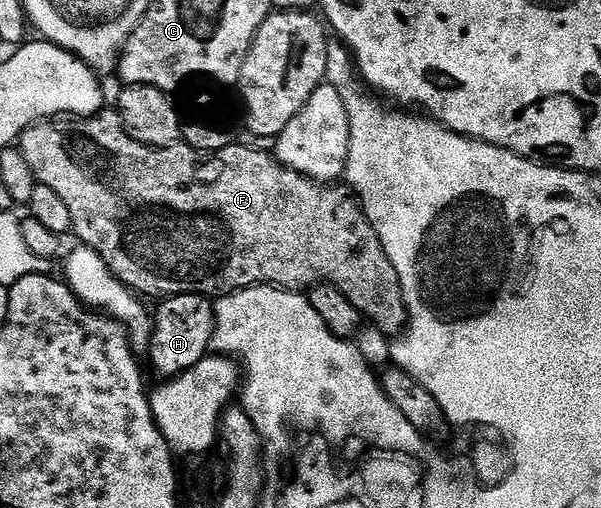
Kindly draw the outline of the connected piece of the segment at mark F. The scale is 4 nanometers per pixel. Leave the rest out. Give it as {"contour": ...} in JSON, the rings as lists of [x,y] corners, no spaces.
{"contour":[[[103,109],[97,115],[85,117],[60,117],[57,119],[44,119],[34,123],[22,135],[20,150],[24,161],[32,169],[34,178],[39,184],[52,193],[60,196],[60,201],[68,205],[68,213],[72,213],[72,231],[78,234],[77,242],[84,247],[91,247],[95,253],[108,265],[108,269],[116,278],[139,296],[158,295],[169,297],[171,295],[205,295],[207,297],[221,297],[233,295],[235,291],[243,291],[245,287],[269,285],[280,287],[288,291],[305,292],[307,289],[319,284],[330,284],[340,291],[357,309],[361,318],[369,326],[376,328],[387,337],[397,337],[406,330],[406,302],[402,296],[400,277],[388,261],[388,253],[384,253],[384,245],[380,237],[362,212],[361,206],[345,190],[337,191],[334,185],[323,185],[315,179],[304,177],[292,169],[284,166],[280,160],[275,159],[269,150],[257,151],[254,147],[237,147],[231,145],[219,151],[197,151],[187,143],[176,142],[170,147],[149,147],[132,137],[122,129],[122,122],[117,110]]]}

